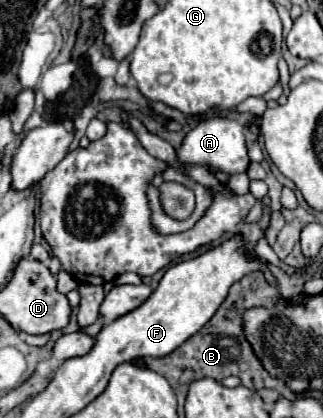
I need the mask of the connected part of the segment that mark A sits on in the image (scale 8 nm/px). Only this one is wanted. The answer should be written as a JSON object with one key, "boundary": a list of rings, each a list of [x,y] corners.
{"boundary":[[[203,119],[199,121],[183,139],[183,145],[177,149],[177,161],[179,165],[201,165],[209,173],[213,171],[225,171],[227,175],[245,173],[249,167],[249,155],[247,145],[243,137],[243,127],[235,119]]]}

